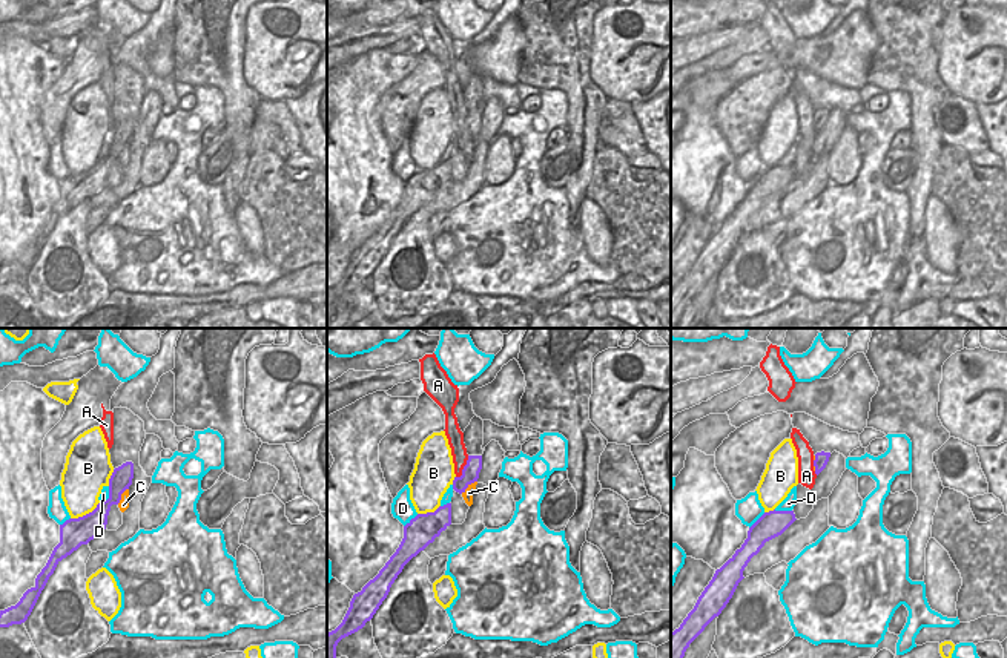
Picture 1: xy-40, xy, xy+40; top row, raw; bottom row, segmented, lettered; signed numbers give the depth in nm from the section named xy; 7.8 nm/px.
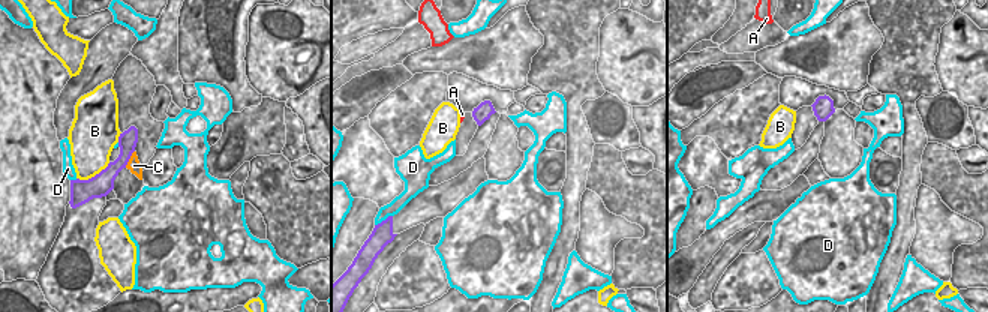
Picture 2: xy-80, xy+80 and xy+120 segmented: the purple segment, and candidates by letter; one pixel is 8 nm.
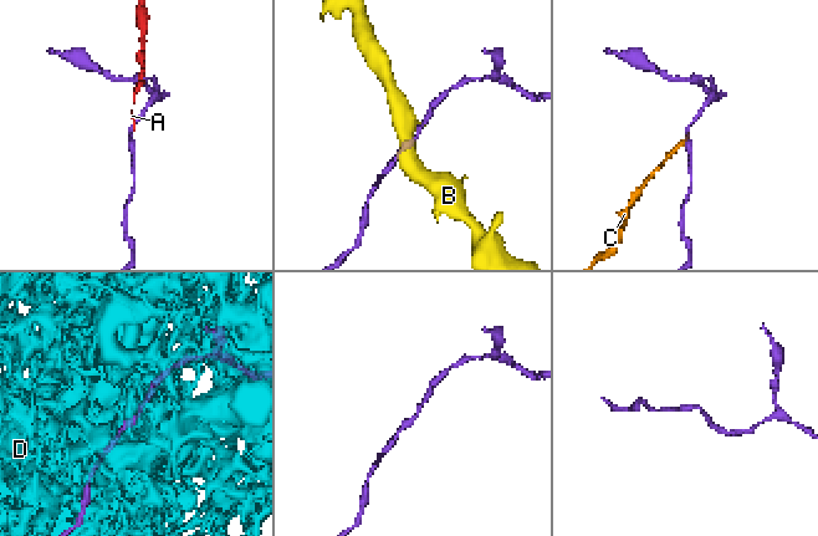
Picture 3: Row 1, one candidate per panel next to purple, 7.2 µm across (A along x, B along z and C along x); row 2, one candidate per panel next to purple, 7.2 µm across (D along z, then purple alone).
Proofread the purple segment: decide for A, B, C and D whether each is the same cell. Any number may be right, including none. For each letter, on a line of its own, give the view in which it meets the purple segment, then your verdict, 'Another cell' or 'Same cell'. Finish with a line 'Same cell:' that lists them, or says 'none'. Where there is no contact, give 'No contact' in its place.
A: Touches purple in xy. Another cell
B: Touches purple in xy-40. Another cell
C: Touches purple in xy. Another cell
D: Touches purple in xy+40. Another cell
Same cell: none

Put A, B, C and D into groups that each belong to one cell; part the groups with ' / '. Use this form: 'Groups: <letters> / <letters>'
Groups: A C / B / D

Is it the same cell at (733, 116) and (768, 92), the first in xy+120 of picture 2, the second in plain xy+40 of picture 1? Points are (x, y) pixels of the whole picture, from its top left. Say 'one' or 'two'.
one

